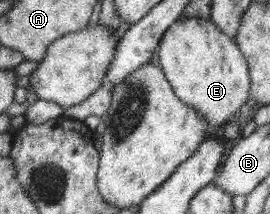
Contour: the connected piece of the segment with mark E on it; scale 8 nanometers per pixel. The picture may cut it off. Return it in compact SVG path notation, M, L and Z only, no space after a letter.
M184 17L176 20L162 35L156 50L155 62L161 67L175 95L182 102L195 108L199 117L206 121L207 127L210 126L214 130L238 115L240 107L251 98L249 69L242 51L236 41L224 34L211 19Z

